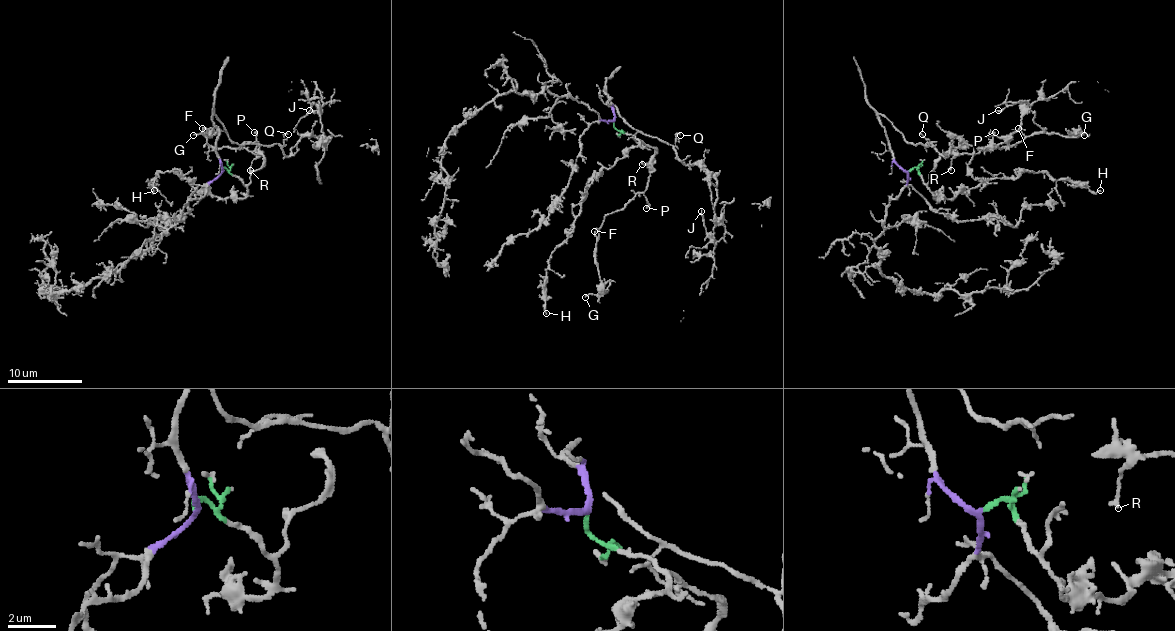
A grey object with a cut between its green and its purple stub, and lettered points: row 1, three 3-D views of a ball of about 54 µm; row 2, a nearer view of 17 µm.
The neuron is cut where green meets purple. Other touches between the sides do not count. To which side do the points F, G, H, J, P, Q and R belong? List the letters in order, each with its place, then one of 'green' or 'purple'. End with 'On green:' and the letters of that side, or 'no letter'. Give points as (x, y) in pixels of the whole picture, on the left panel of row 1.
F: (202, 128) | green
G: (193, 135) | green
H: (154, 190) | green
J: (309, 110) | purple
P: (254, 132) | green
Q: (288, 134) | purple
R: (250, 170) | green
On green: F, G, H, P, R

